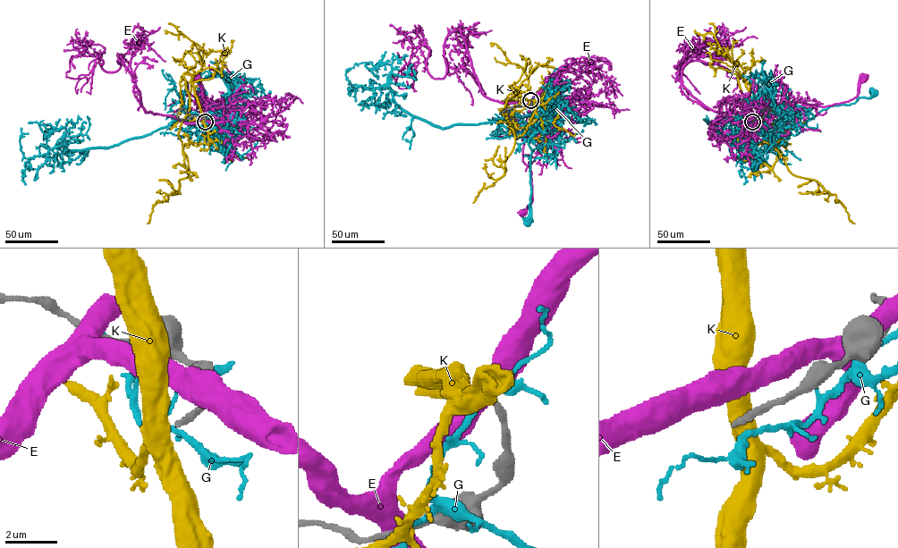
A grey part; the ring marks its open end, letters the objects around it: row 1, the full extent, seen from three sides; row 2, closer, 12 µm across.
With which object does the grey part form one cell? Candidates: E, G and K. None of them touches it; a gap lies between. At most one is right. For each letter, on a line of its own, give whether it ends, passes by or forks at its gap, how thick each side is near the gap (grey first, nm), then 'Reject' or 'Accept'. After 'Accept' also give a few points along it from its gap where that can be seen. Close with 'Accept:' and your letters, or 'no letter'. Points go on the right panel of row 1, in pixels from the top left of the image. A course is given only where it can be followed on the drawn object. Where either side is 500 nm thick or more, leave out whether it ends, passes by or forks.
E: Thickness 200 nm (grey) against 750 nm. Reject
G: It passes by. Thickness 200 nm (grey) against 240 nm. Reject
K: Thickness 200 nm (grey) against 550 nm. Reject
Accept: no letter

